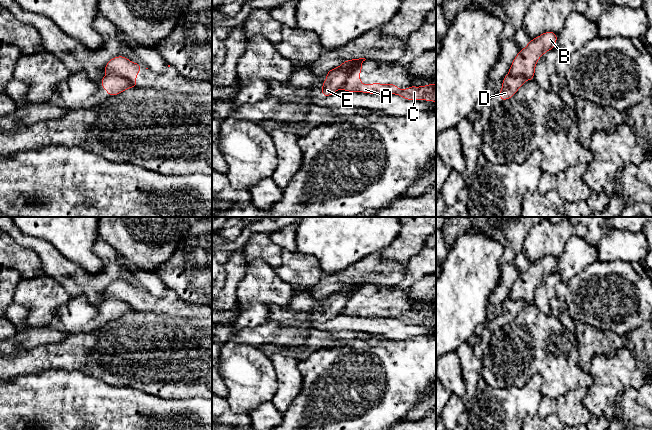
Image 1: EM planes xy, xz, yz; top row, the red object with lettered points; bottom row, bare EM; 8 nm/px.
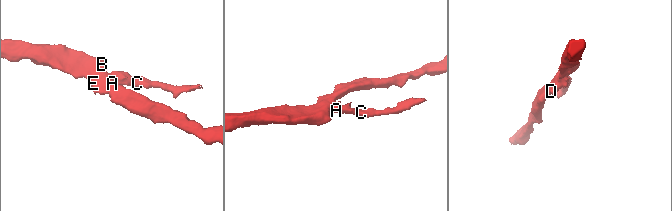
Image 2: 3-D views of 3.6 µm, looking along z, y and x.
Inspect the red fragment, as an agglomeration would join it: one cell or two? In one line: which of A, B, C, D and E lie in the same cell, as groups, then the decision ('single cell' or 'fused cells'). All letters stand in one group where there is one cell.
A B C / D E | fused cells

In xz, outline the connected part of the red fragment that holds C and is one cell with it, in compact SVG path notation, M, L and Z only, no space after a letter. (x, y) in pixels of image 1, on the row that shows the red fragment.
M362 63L356 64L348 71L345 82L341 89L348 92L363 92L370 94L396 94L407 100L426 100L436 102L436 85L410 86L405 90L400 90L395 84L373 84L363 85L360 80Z

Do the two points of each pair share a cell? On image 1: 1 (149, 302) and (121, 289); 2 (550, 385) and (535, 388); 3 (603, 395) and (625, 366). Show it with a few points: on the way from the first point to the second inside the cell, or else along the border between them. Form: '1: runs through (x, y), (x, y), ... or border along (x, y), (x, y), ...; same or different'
1: runs through (142, 302), (128, 293); same
2: border along (517, 387), (538, 374), (543, 395); different
3: runs through (607, 388), (609, 382), (618, 373); same

